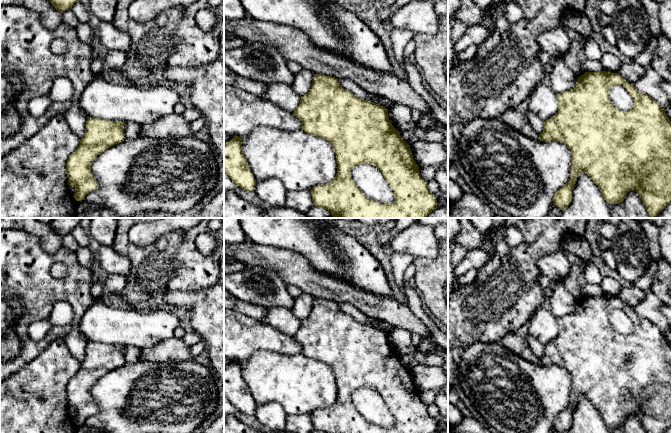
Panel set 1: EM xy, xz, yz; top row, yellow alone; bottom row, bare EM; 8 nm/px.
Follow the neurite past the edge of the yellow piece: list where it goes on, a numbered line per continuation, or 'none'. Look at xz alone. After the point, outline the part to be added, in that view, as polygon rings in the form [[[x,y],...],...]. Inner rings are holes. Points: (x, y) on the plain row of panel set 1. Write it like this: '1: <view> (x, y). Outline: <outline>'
none

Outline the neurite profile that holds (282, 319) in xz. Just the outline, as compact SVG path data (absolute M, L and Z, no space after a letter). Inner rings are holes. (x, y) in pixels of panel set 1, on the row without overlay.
M271 307L267 309L265 323L283 334L294 336L300 327L301 320L293 314L292 309Z

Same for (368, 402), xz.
M367 387L357 389L352 394L352 402L370 423L382 428L394 427L395 419L393 414L384 399L375 390Z

